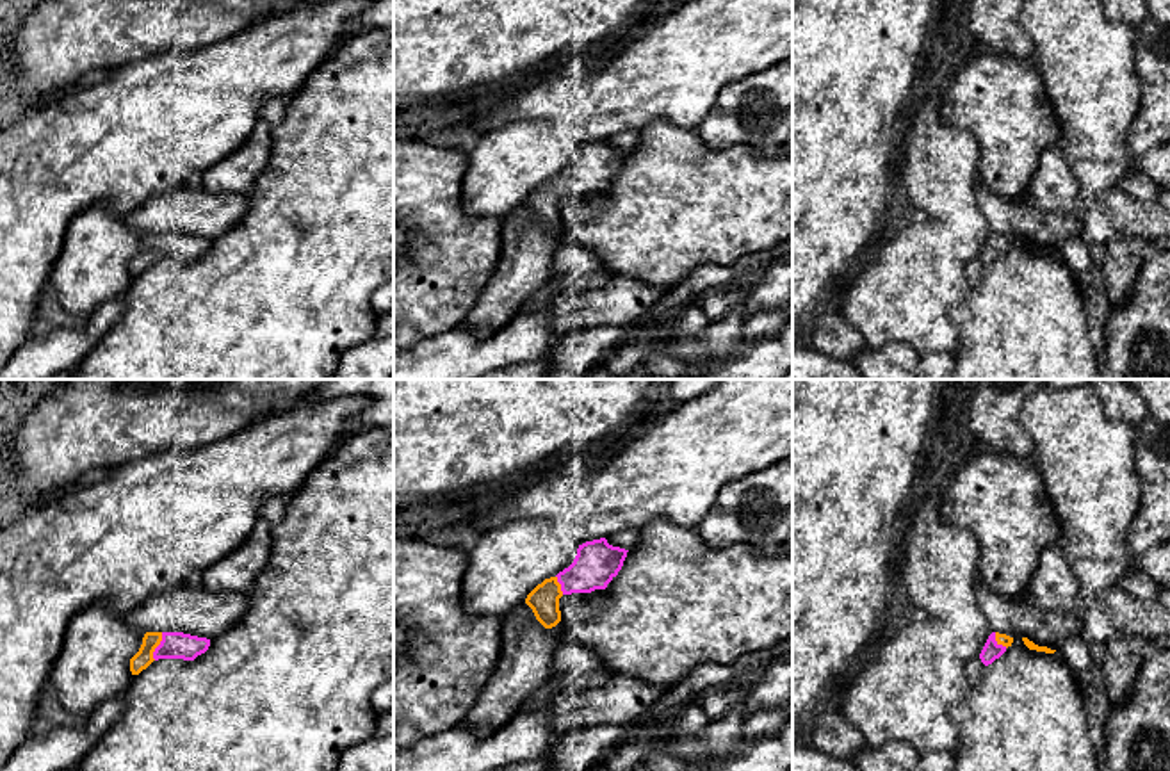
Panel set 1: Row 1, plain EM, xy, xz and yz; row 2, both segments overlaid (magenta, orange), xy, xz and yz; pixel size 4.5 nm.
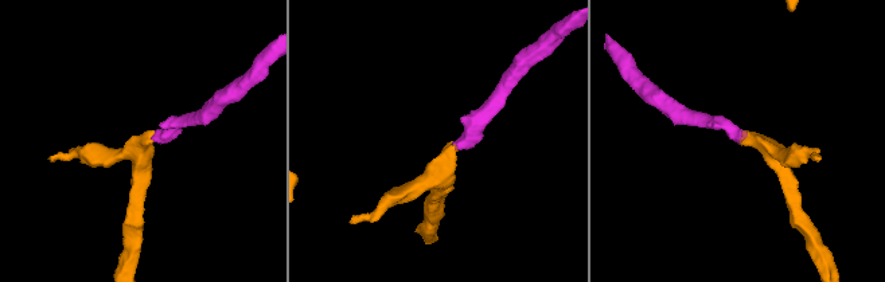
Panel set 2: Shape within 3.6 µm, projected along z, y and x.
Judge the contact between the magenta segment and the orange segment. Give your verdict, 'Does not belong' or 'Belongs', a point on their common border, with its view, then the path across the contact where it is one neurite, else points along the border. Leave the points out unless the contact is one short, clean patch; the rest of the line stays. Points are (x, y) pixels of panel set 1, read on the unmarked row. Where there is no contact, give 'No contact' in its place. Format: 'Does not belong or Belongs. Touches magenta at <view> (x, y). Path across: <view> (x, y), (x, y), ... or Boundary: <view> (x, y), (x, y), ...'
Belongs. Touches magenta at xy (157, 248)

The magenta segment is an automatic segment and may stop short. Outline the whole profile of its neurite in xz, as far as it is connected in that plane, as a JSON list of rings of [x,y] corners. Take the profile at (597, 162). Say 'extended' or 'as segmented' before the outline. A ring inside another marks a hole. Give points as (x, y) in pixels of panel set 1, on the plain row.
extended; [[[605,139],[579,146],[573,164],[556,178],[538,185],[527,196],[525,205],[545,230],[556,228],[561,223],[559,199],[605,191],[622,171],[627,153],[609,146]]]

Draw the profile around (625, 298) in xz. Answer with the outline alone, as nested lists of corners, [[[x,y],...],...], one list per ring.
[[[616,274],[609,285],[559,297],[550,308],[548,331],[566,338],[588,328],[629,324],[661,301],[664,294],[664,288]]]

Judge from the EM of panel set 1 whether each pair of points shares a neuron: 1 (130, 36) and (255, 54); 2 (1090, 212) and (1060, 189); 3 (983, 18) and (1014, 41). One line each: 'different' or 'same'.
1: different
2: same
3: same

